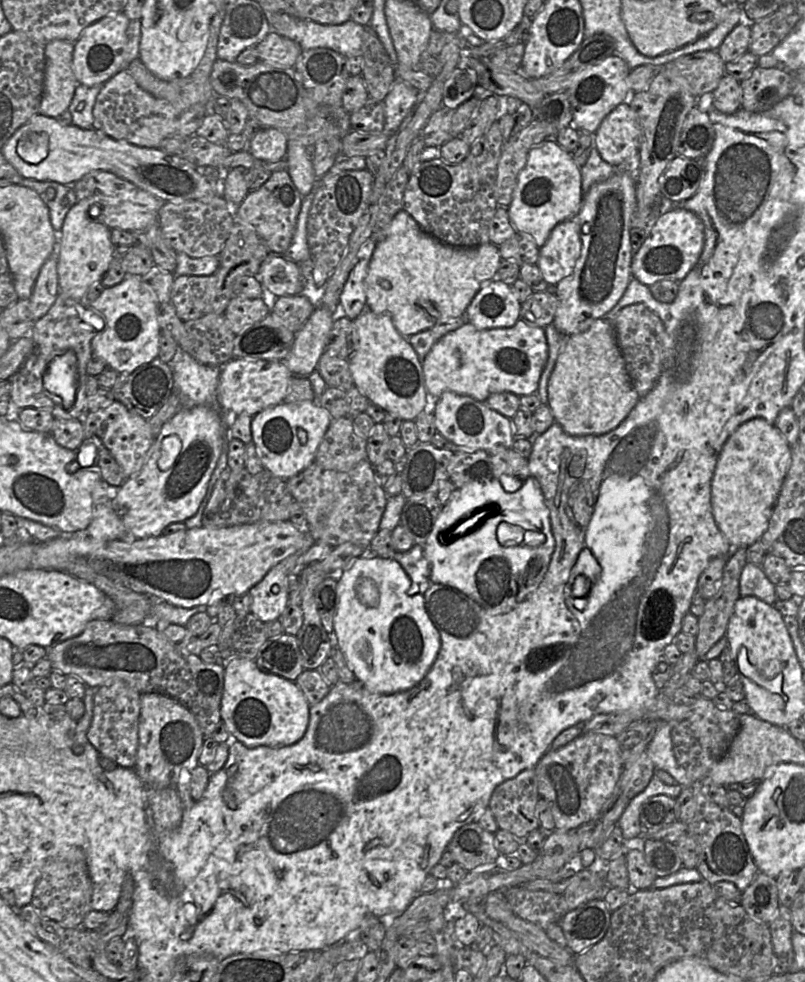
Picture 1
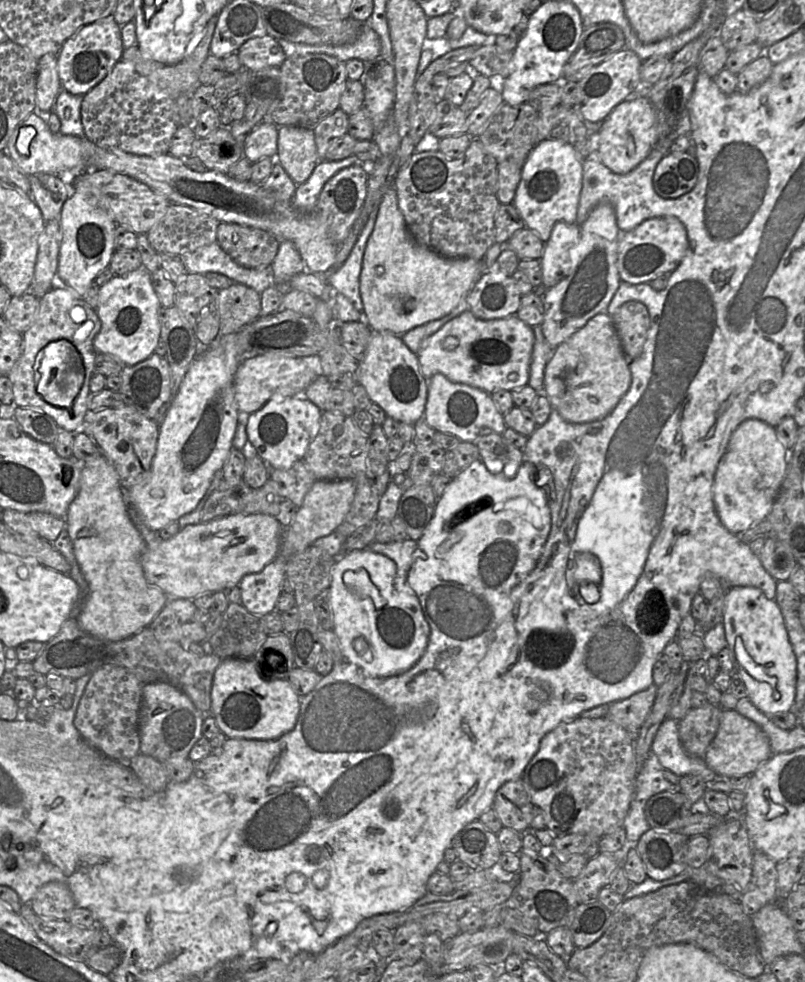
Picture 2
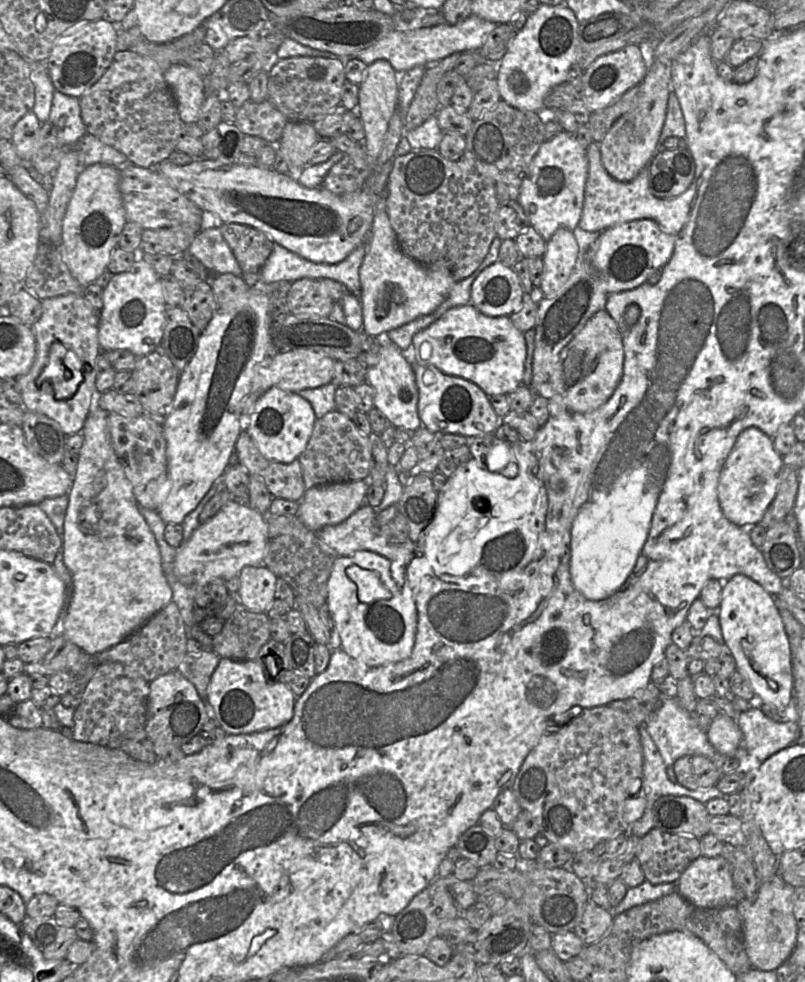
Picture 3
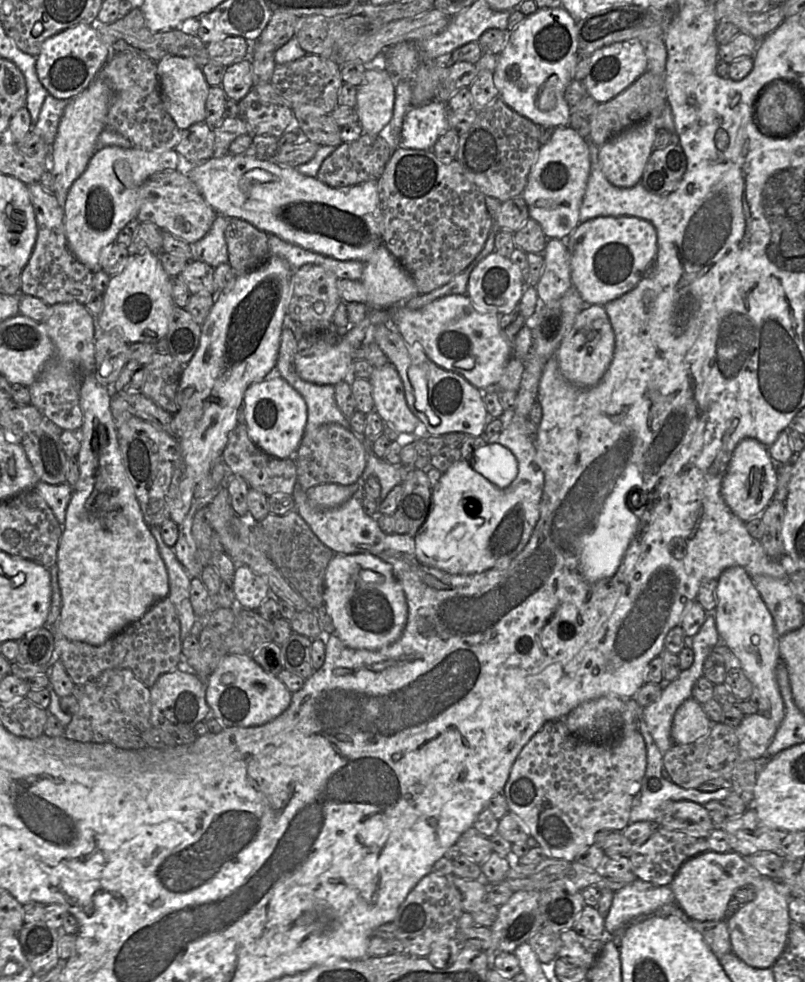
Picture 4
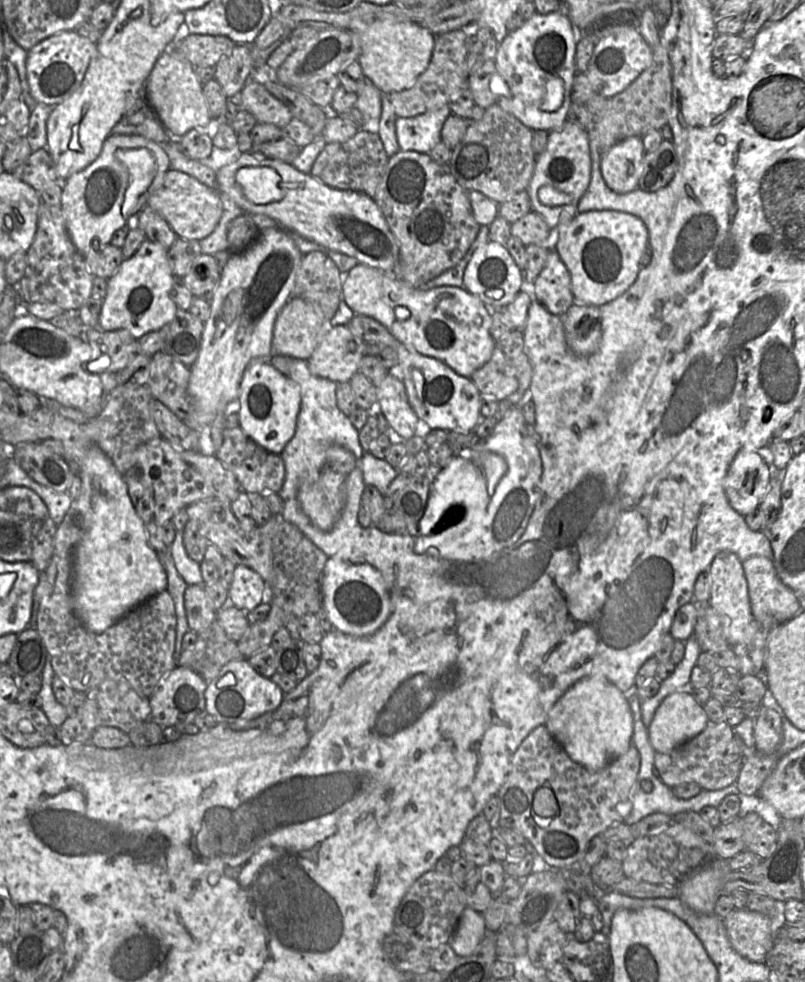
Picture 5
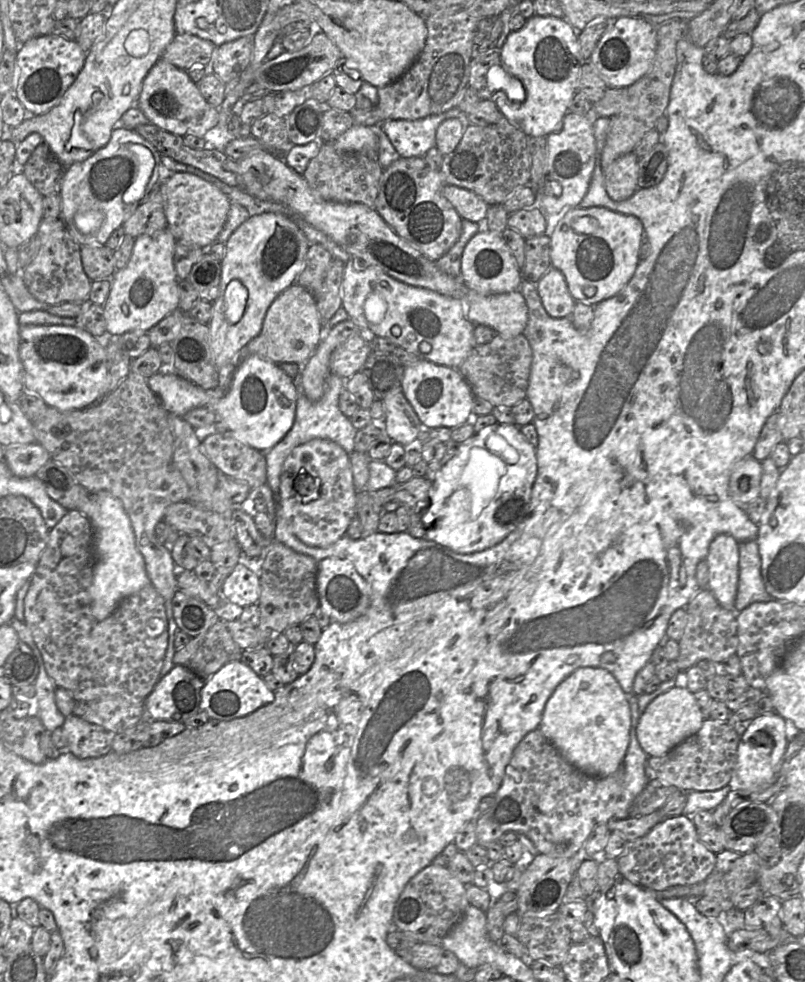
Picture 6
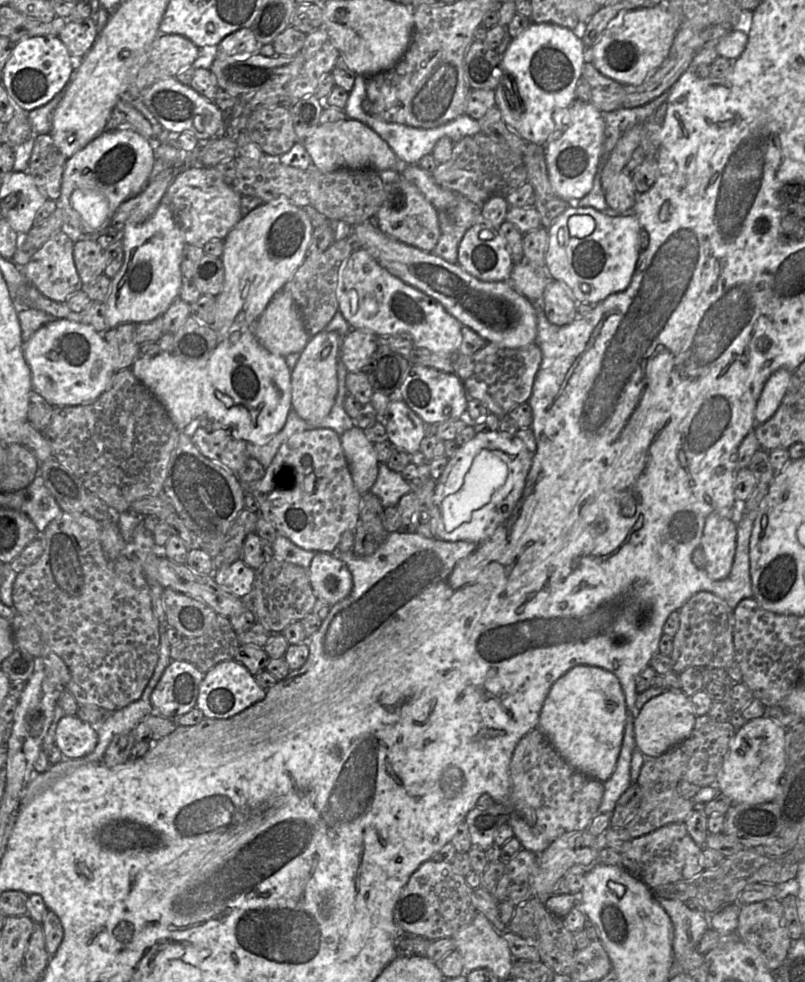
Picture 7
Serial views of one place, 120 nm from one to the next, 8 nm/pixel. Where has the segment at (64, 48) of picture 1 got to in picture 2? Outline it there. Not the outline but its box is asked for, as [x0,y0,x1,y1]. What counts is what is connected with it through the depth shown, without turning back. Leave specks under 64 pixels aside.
[36,54,62,112]

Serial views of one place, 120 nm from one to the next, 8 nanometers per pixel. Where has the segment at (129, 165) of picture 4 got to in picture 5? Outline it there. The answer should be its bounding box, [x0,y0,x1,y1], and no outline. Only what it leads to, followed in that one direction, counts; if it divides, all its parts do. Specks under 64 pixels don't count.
[61,134,169,255]

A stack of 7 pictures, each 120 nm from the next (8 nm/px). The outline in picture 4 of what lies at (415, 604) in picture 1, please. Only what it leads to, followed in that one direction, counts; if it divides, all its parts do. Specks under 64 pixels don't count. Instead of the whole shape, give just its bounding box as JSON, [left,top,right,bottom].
[324,554,409,651]

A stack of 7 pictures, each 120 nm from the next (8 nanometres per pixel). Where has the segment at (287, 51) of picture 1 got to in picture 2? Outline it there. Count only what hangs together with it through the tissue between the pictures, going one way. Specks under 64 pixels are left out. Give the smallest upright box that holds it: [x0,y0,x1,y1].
[237,34,286,71]

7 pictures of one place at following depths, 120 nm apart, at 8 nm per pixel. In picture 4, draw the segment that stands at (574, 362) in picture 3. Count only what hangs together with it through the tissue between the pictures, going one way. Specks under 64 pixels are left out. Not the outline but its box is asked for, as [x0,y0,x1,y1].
[555,305,614,388]

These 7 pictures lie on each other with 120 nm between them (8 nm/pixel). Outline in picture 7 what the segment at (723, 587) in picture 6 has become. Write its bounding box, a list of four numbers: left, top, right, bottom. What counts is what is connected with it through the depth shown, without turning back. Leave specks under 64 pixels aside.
[700,513,737,580]

